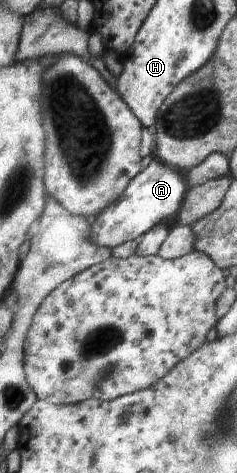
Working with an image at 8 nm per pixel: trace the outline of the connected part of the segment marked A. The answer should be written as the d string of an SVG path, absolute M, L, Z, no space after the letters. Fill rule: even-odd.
M153 155L153 161L147 165L145 171L141 171L128 187L124 194L108 206L99 216L93 217L91 221L92 243L101 248L112 248L134 240L139 235L145 235L149 230L159 224L159 221L169 221L177 213L177 209L183 203L185 195L185 183L183 179L167 165Z

